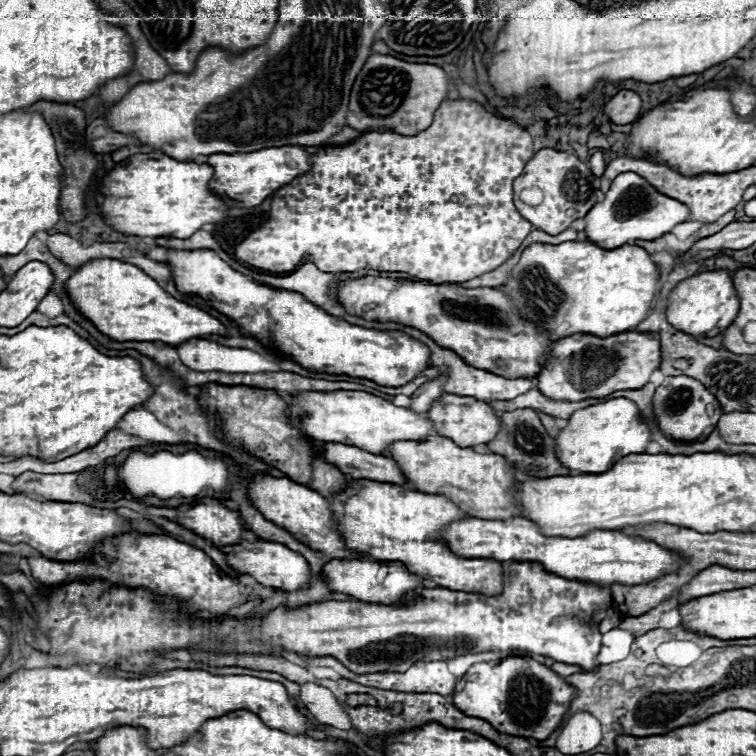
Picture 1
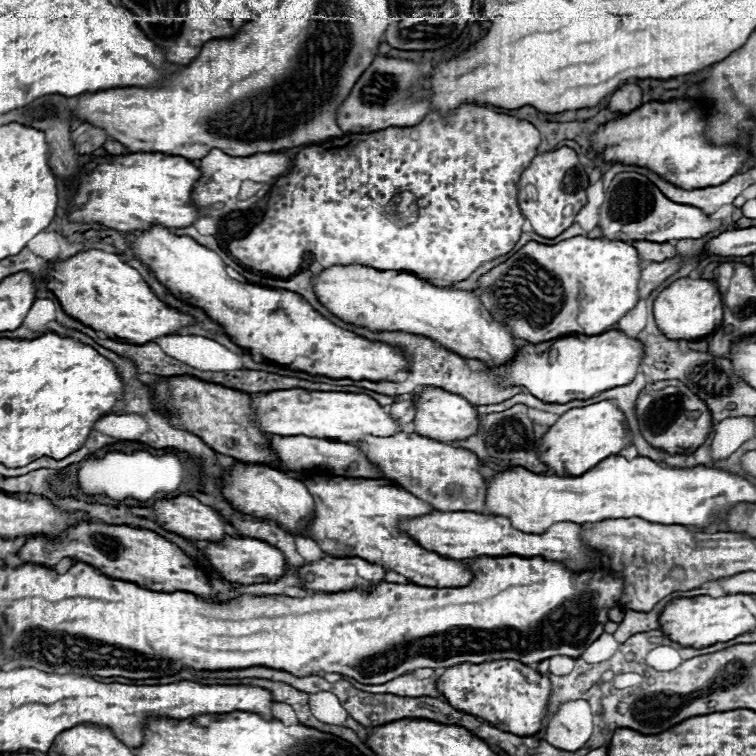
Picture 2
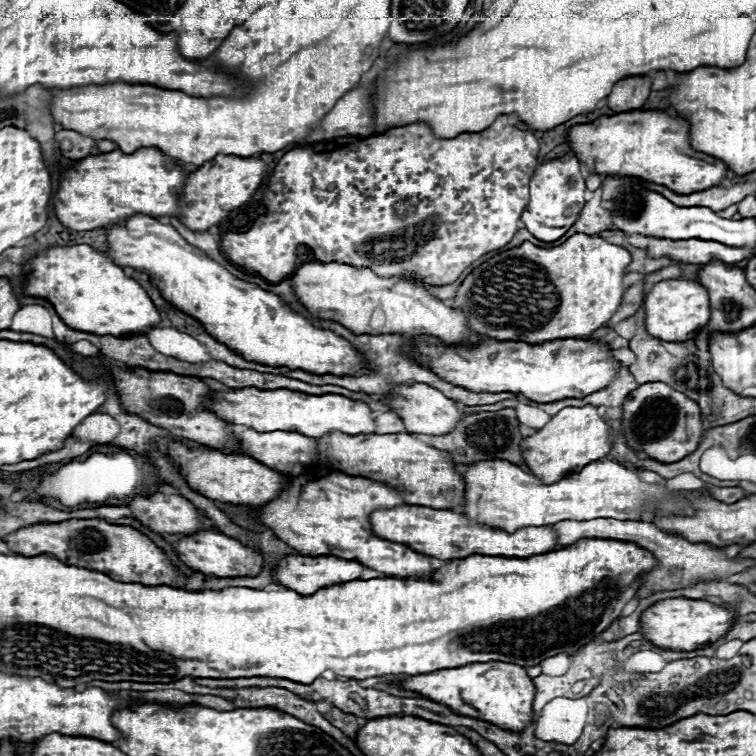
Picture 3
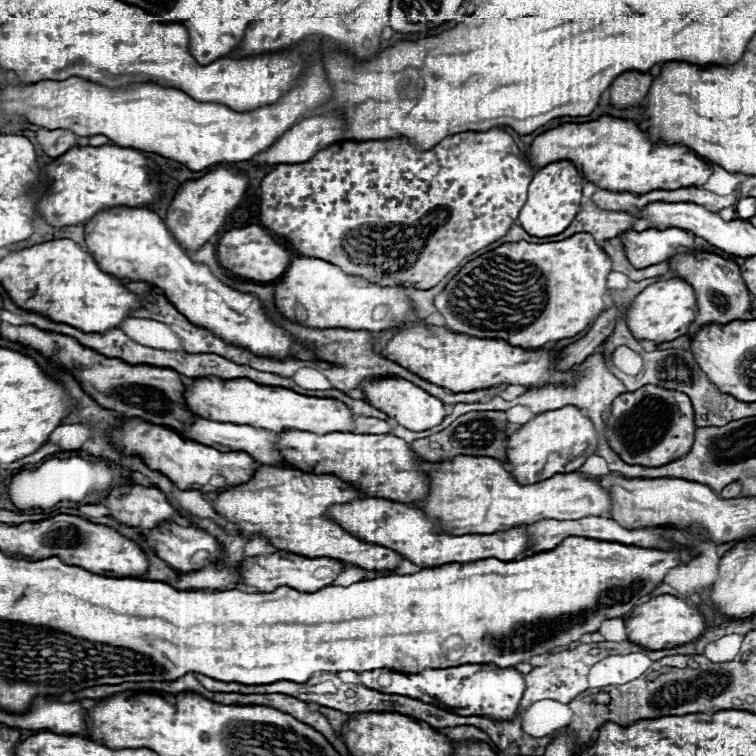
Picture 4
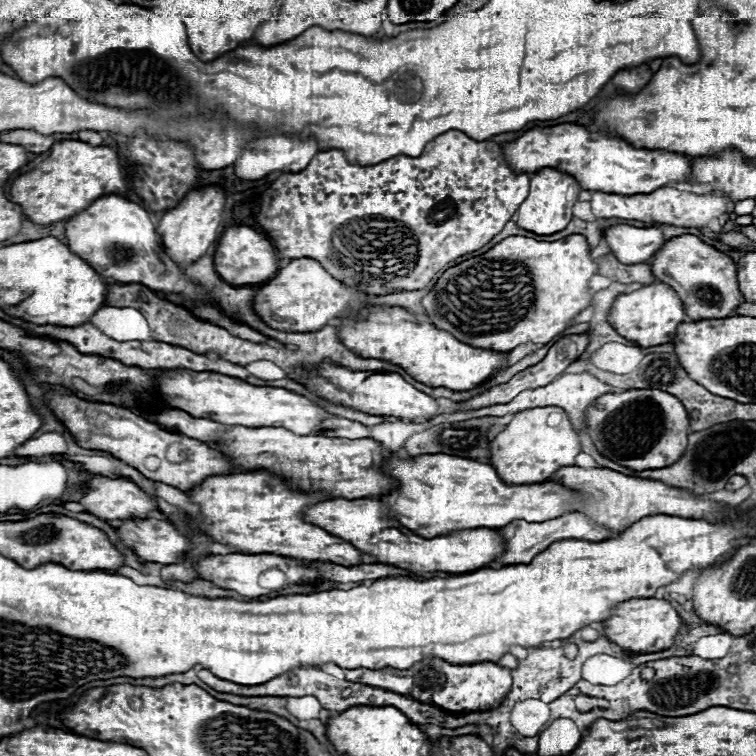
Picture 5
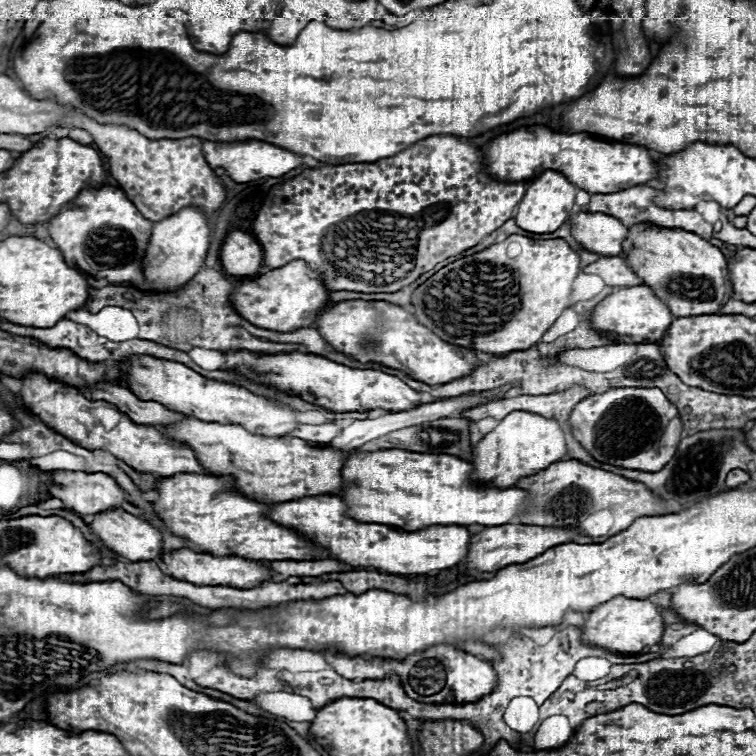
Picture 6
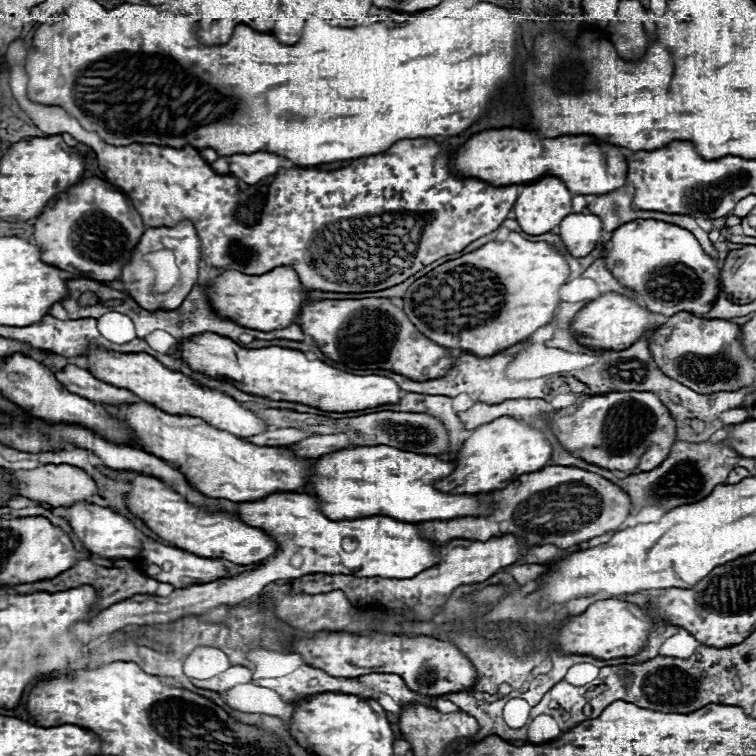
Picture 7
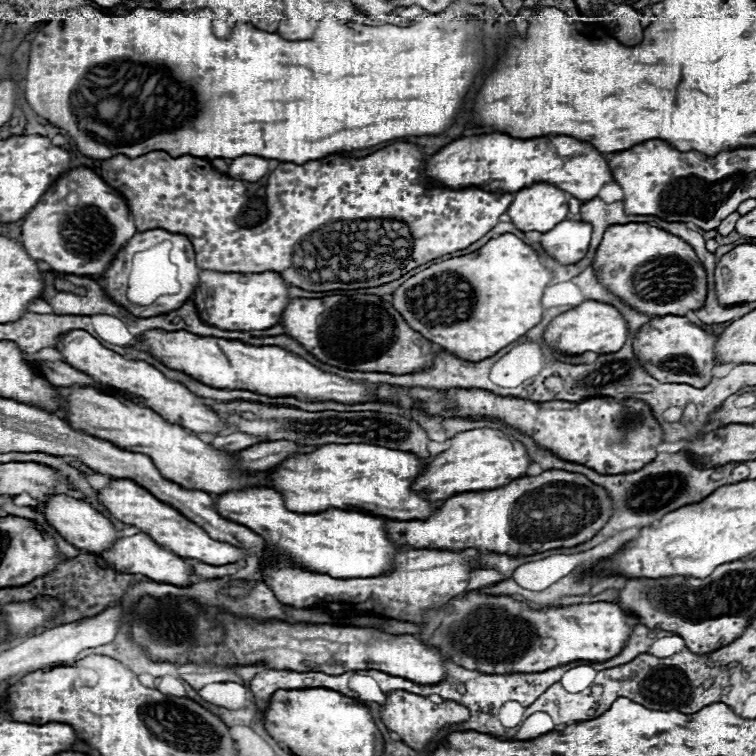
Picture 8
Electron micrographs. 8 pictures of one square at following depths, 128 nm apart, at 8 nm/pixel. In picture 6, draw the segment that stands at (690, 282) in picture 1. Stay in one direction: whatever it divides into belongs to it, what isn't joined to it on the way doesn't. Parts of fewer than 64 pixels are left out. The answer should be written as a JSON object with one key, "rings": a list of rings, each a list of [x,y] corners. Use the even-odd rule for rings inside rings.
{"rings":[[[632,286],[632,288],[620,288],[612,292],[594,308],[590,316],[590,324],[594,330],[616,334],[618,342],[632,342],[632,344],[658,342],[668,330],[672,320],[674,316],[670,314],[668,306],[660,302],[648,286]]]}

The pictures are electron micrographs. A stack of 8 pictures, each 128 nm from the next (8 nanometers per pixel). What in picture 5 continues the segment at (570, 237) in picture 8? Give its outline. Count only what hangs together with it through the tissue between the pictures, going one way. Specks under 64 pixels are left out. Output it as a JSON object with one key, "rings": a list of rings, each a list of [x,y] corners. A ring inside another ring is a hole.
{"rings":[[[628,224],[608,226],[602,234],[604,242],[610,246],[612,254],[624,264],[648,262],[656,250],[666,242],[660,228],[634,228]]]}

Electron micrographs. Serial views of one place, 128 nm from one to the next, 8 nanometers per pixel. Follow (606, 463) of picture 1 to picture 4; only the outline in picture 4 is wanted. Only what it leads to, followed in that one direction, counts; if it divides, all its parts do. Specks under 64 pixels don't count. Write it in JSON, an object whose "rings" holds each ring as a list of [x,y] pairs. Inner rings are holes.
{"rings":[[[564,406],[560,410],[540,412],[506,440],[506,456],[510,474],[518,484],[536,484],[556,474],[568,474],[580,470],[590,454],[596,450],[596,432],[592,422],[576,406]]]}

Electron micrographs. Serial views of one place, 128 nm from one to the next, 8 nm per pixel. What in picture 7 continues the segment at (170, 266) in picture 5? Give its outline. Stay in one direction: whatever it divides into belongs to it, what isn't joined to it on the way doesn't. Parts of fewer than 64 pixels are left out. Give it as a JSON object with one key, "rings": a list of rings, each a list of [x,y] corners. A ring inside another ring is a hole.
{"rings":[[[96,176],[80,178],[68,188],[68,194],[76,196],[74,204],[68,204],[66,194],[60,194],[36,218],[34,240],[40,248],[40,258],[50,266],[92,280],[116,280],[146,230],[140,214],[124,192]]]}

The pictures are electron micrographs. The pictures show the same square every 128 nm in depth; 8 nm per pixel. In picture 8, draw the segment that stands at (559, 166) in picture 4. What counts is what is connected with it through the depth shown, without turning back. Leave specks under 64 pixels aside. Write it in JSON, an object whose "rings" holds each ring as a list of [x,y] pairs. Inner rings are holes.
{"rings":[[[534,184],[514,194],[508,214],[518,230],[544,234],[566,220],[568,200],[566,194],[556,186]]]}

